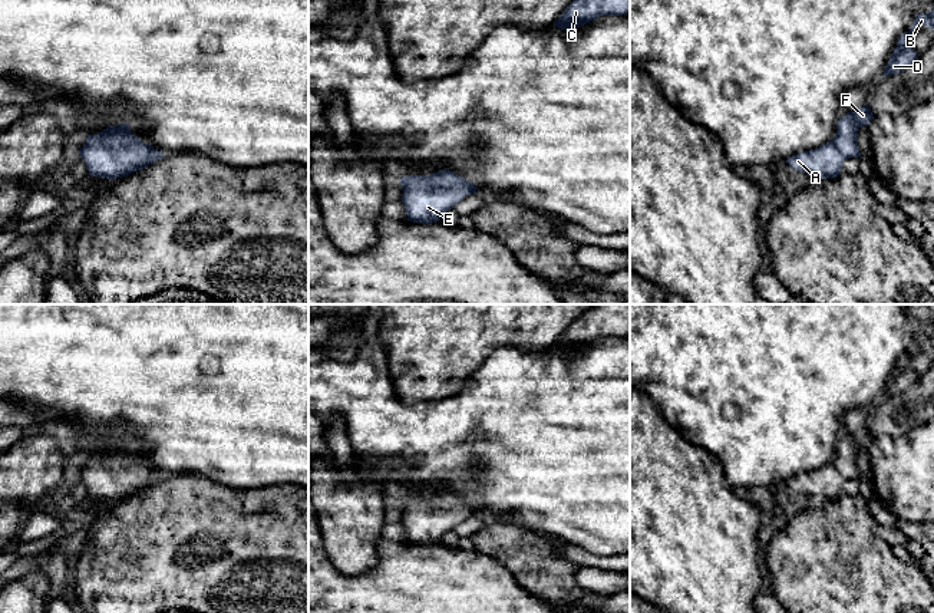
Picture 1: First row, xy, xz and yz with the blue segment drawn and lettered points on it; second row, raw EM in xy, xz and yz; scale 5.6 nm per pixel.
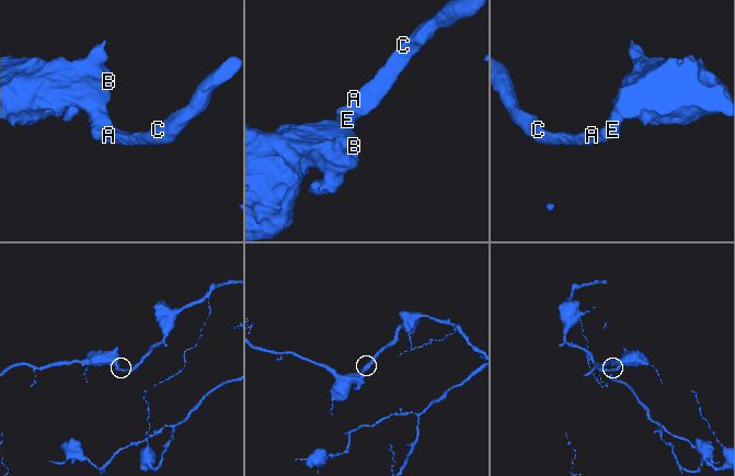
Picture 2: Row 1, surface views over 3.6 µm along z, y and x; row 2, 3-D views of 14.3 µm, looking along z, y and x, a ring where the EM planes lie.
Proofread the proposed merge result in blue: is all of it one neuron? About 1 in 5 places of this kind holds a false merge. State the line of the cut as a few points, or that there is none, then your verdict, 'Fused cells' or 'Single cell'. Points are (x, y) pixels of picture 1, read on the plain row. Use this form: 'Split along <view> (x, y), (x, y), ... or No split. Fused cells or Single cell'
No split. Single cell

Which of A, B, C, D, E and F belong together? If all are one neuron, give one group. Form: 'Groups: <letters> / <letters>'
Groups: A B C D E F

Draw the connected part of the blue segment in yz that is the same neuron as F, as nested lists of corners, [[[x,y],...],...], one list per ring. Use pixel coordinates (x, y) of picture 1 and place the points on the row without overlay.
[[[865,425],[838,442],[836,455],[831,464],[789,478],[785,484],[795,492],[808,495],[813,504],[836,500],[842,494],[845,481],[862,479],[858,469],[858,452],[861,448],[868,448],[872,441],[874,435]]]

